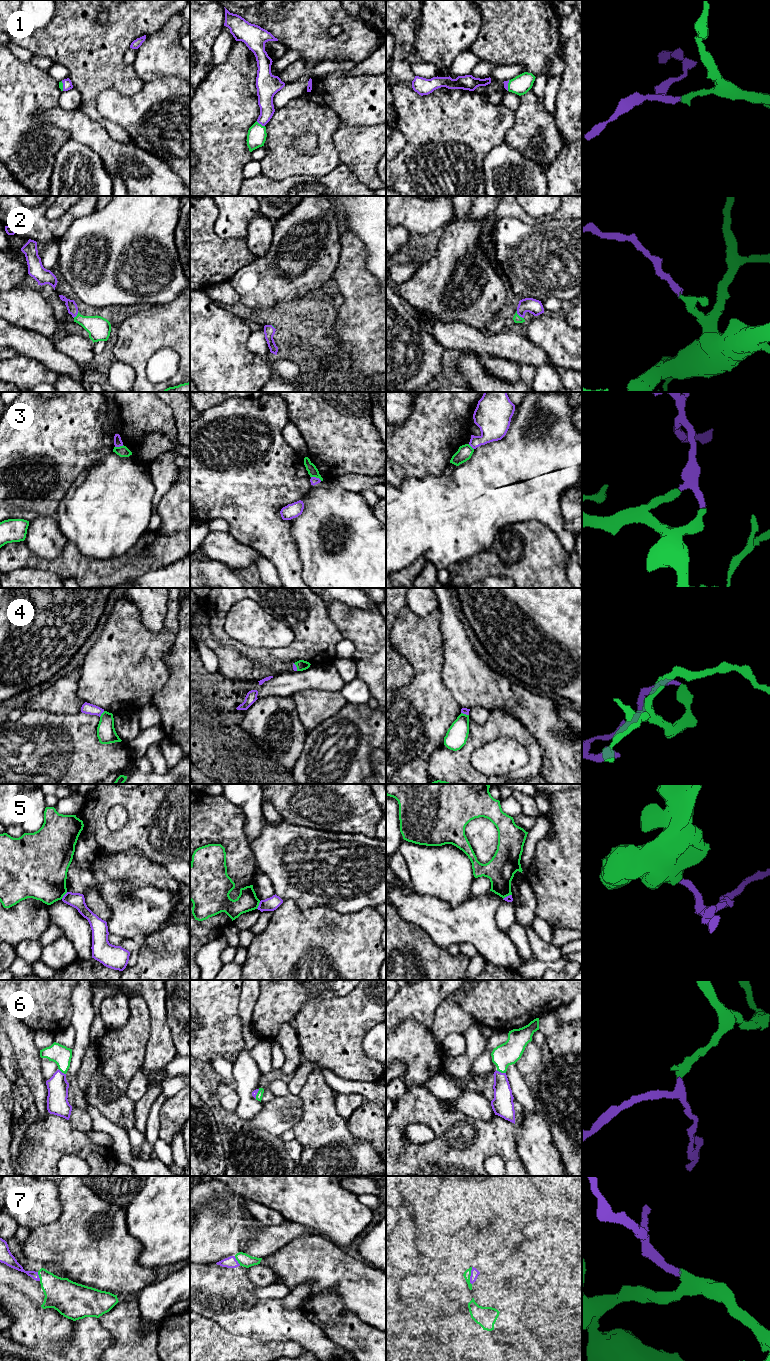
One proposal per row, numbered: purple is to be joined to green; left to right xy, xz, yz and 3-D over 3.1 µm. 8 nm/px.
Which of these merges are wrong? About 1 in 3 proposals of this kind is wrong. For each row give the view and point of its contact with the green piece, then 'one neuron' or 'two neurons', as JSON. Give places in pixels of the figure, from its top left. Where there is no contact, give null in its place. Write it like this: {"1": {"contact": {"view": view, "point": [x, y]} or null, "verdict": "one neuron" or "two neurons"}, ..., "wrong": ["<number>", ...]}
{"1": {"contact": {"view": "xz", "point": [260, 124]}, "verdict": "one neuron"}, "2": {"contact": {"view": "yz", "point": [518, 315]}, "verdict": "one neuron"}, "3": {"contact": {"view": "xz", "point": [316, 477]}, "verdict": "two neurons"}, "4": {"contact": {"view": "xy", "point": [101, 714]}, "verdict": "two neurons"}, "5": {"contact": {"view": "xz", "point": [258, 905]}, "verdict": "two neurons"}, "6": {"contact": {"view": "yz", "point": [501, 1072]}, "verdict": "one neuron"}, "7": {"contact": {"view": "yz", "point": [470, 1275]}, "verdict": "one neuron"}, "wrong": ["3", "4", "5"]}

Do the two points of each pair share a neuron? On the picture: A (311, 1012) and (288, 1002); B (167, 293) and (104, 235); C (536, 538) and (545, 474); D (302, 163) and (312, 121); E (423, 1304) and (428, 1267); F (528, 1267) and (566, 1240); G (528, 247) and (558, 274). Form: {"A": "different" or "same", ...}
{"A": "different", "B": "same", "C": "different", "D": "same", "E": "different", "F": "different", "G": "same"}

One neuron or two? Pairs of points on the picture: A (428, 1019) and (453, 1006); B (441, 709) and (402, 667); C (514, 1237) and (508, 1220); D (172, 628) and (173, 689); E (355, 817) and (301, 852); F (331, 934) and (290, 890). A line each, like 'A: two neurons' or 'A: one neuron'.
A: two neurons
B: two neurons
C: two neurons
D: two neurons
E: two neurons
F: two neurons

